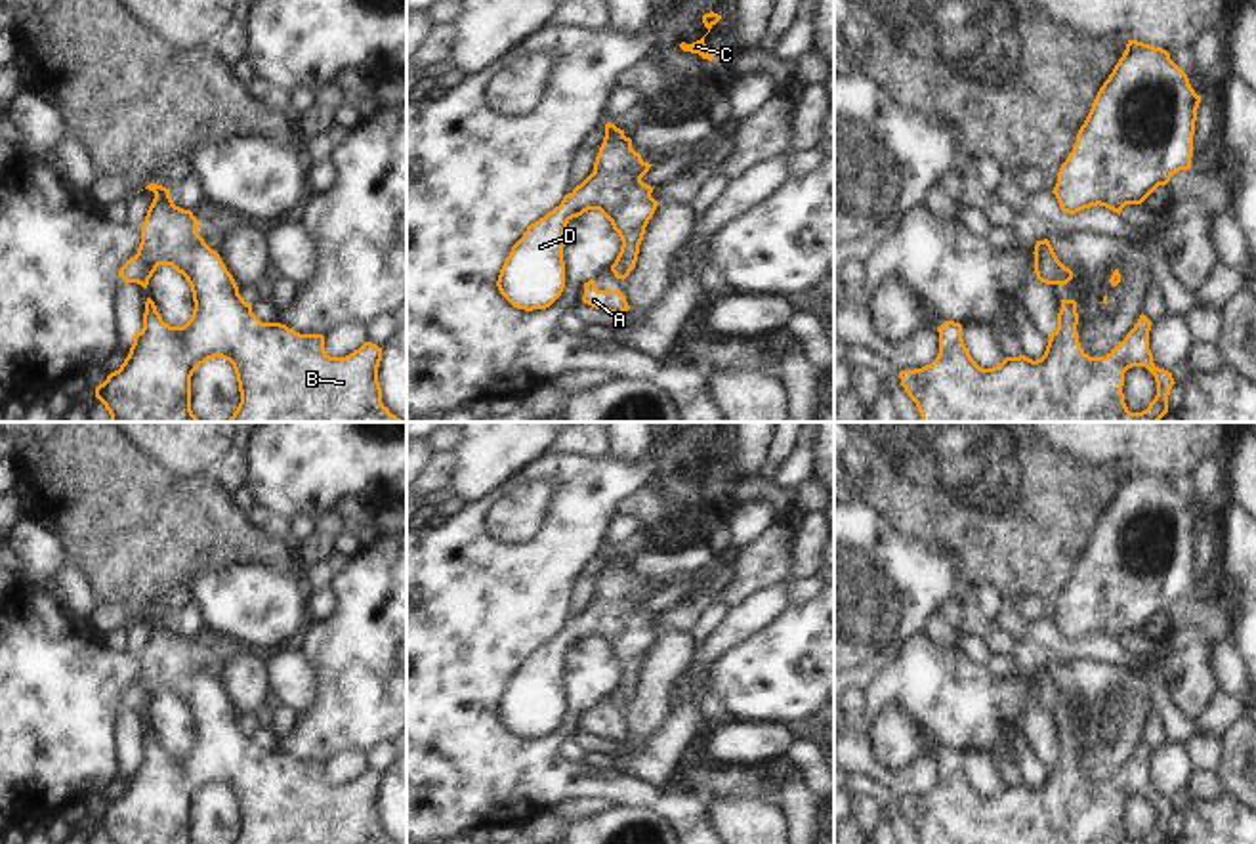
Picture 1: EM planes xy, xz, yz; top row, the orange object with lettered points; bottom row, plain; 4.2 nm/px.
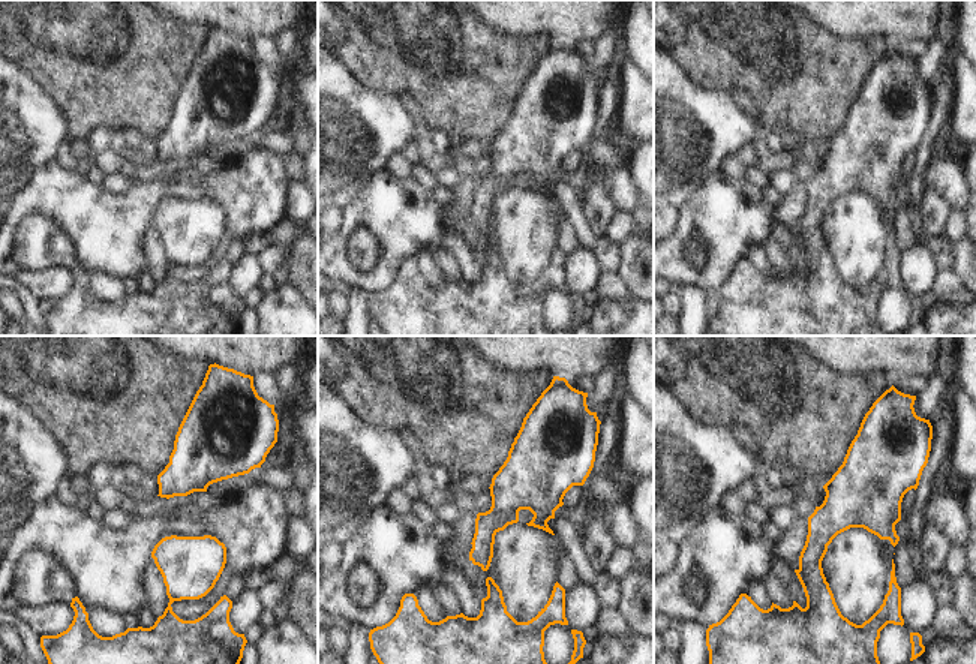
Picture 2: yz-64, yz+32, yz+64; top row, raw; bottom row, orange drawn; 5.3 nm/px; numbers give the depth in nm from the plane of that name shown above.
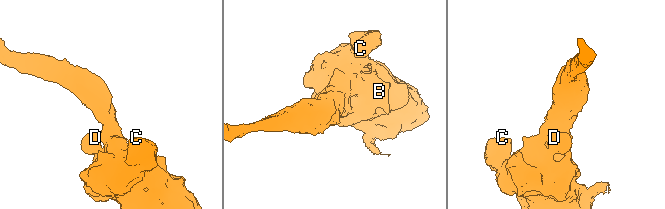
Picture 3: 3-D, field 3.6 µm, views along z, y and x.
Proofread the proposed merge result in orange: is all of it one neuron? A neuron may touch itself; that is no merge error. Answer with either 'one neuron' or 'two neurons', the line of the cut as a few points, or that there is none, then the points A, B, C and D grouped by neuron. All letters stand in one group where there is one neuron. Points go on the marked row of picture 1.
one neuron | no cut | A B C D

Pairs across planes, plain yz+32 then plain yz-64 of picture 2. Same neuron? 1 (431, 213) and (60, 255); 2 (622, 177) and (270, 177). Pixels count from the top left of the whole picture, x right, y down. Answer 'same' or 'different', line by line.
1: different
2: different

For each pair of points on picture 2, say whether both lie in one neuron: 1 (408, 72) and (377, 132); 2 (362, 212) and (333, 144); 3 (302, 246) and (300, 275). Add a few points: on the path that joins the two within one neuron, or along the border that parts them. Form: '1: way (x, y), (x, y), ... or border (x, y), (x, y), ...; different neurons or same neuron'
1: border (362, 84), (398, 98); different neurons
2: border (380, 170), (342, 209); different neurons
3: way (302, 254), (302, 267); same neuron

